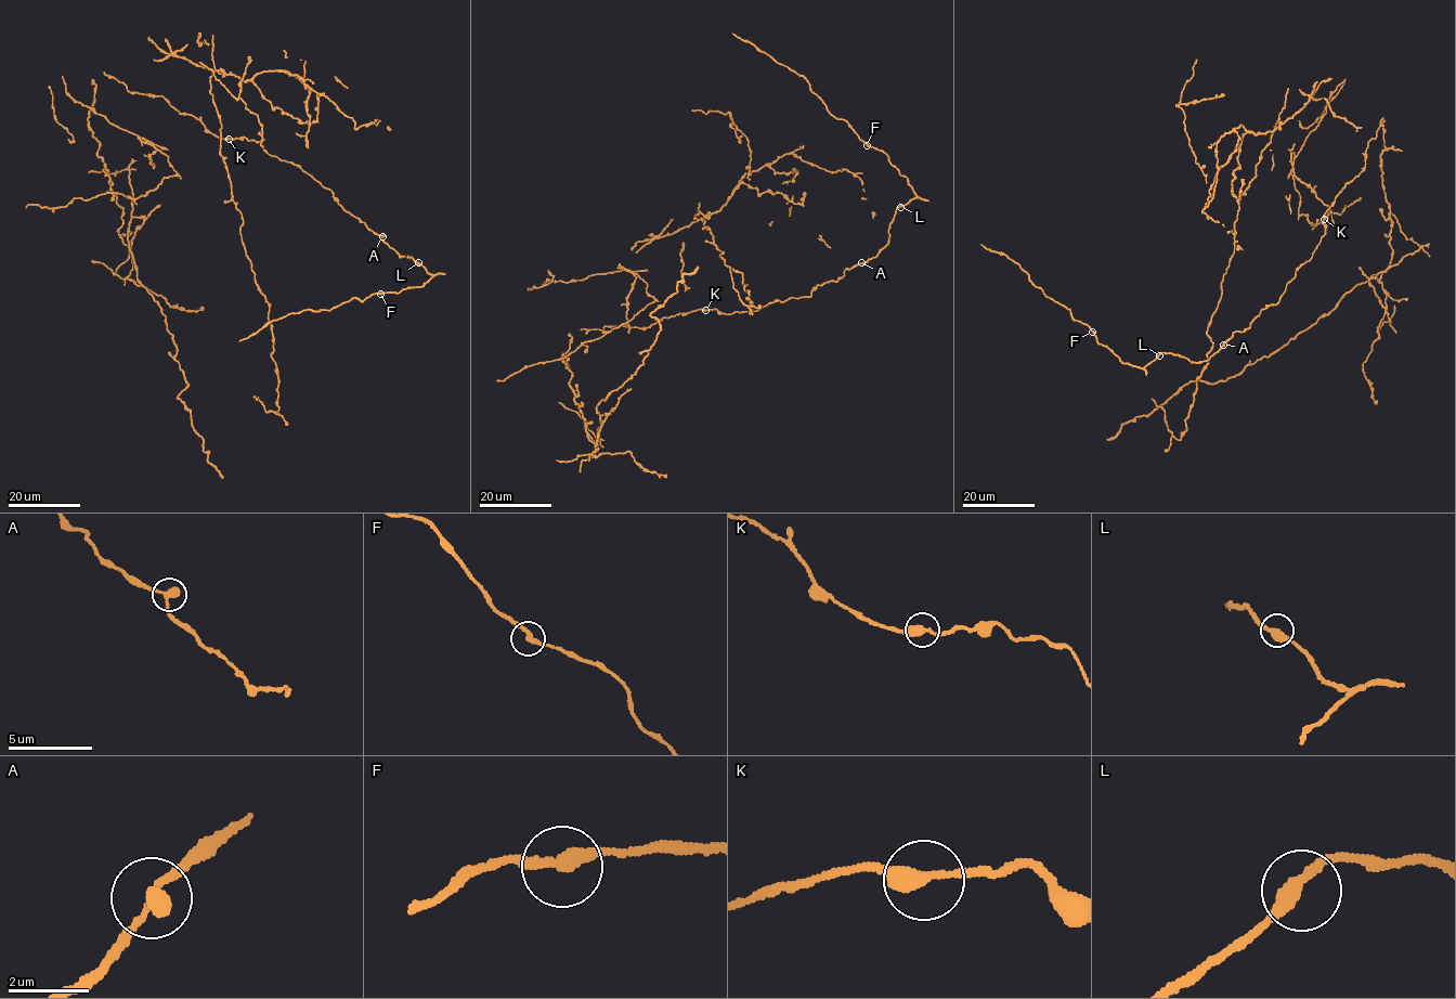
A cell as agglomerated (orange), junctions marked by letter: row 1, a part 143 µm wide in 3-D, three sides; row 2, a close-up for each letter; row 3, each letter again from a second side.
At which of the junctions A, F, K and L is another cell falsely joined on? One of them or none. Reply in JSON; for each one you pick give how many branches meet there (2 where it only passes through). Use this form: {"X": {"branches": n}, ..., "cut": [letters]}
{"K": {"branches": 2}, "cut": ["K"]}

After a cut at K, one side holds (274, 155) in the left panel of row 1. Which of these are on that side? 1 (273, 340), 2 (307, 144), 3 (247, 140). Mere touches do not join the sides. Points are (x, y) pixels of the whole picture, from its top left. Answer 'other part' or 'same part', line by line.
1: other part
2: other part
3: same part

